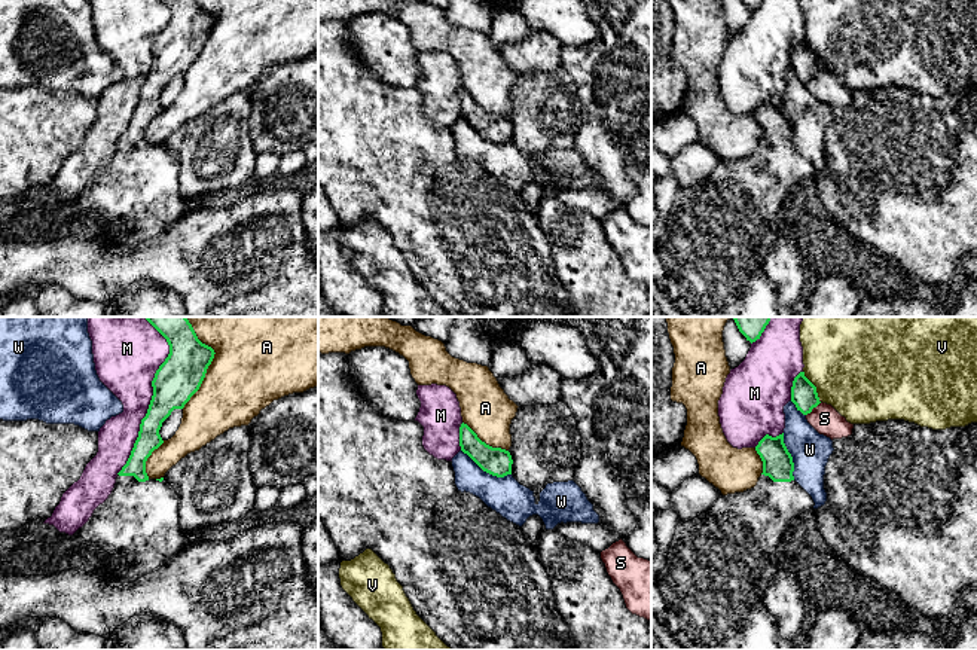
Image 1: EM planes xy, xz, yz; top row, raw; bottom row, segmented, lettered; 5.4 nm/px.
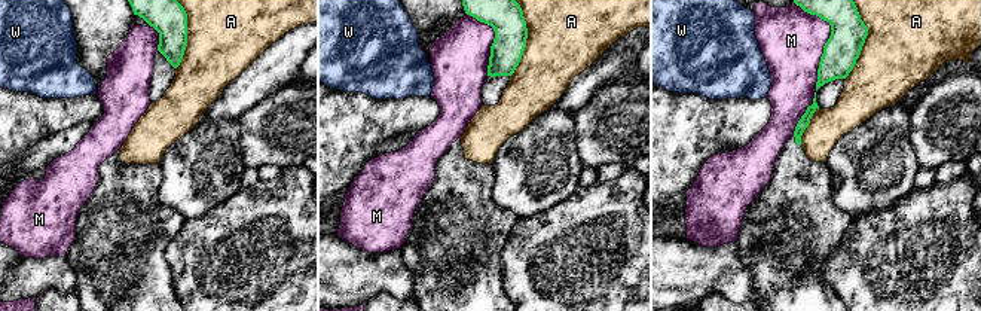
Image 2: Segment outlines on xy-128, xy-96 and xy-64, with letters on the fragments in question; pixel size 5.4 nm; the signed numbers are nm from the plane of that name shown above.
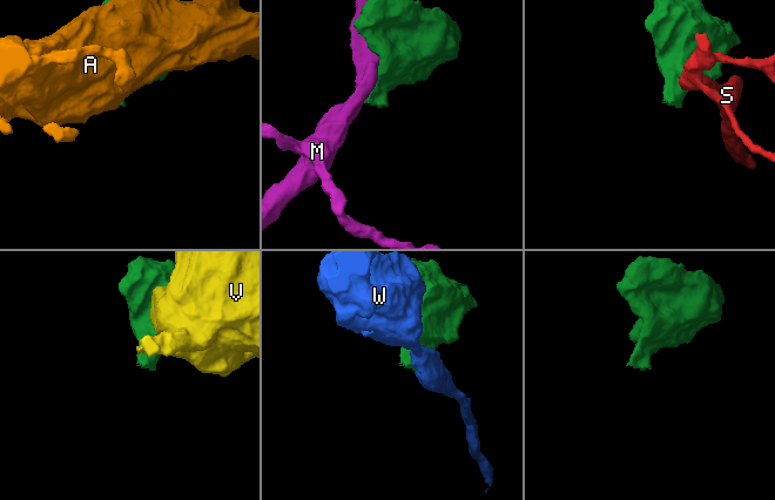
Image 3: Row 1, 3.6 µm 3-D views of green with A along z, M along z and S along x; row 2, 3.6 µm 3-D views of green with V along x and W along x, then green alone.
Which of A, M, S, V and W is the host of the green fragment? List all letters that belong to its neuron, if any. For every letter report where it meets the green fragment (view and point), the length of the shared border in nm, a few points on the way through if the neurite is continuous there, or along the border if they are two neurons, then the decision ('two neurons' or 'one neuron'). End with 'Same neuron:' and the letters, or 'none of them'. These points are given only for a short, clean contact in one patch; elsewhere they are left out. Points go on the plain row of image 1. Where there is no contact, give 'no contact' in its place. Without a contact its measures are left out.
A: contact xy (207, 34); length 420 nm; two neurons
M: contact xy (150, 70); length 800 nm; two neurons
S: contact yz (814, 73); length 120 nm; two neurons
V: contact yz (815, 54); length 200 nm; two neurons
W: contact xz (487, 139); length 300 nm; two neurons
Same neuron: none of them

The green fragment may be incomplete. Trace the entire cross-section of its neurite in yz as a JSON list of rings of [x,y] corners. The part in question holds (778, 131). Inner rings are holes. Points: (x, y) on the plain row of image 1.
[[[784,100],[772,104],[766,101],[755,113],[757,120],[763,128],[763,140],[754,155],[744,159],[735,159],[727,162],[720,162],[714,171],[702,181],[693,186],[681,186],[677,192],[672,211],[668,220],[668,232],[659,241],[659,256],[666,268],[666,293],[671,302],[680,309],[684,317],[793,317],[796,308],[788,308],[781,303],[776,286],[764,274],[764,260],[769,250],[773,247],[776,234],[776,214],[790,193],[790,190],[797,186],[803,178],[813,176],[815,170],[812,164],[794,147],[794,129],[784,110]]]

